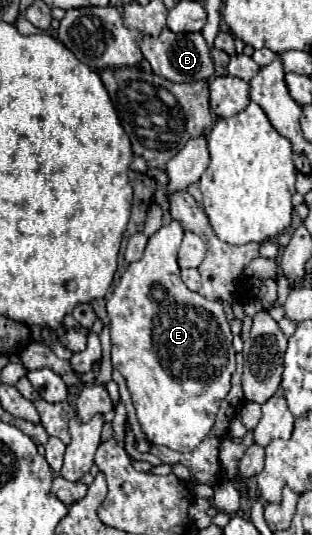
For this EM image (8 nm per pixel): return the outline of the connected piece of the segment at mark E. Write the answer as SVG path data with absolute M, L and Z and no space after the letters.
M171 221L171 225L161 227L149 237L143 257L129 265L119 285L113 289L113 297L107 301L107 315L111 319L111 363L125 377L137 409L141 431L153 445L165 445L169 449L189 453L211 431L219 403L231 389L231 375L235 373L235 349L223 305L217 301L207 301L203 295L189 291L181 281L177 265L177 249L181 239L183 227L177 221Z

